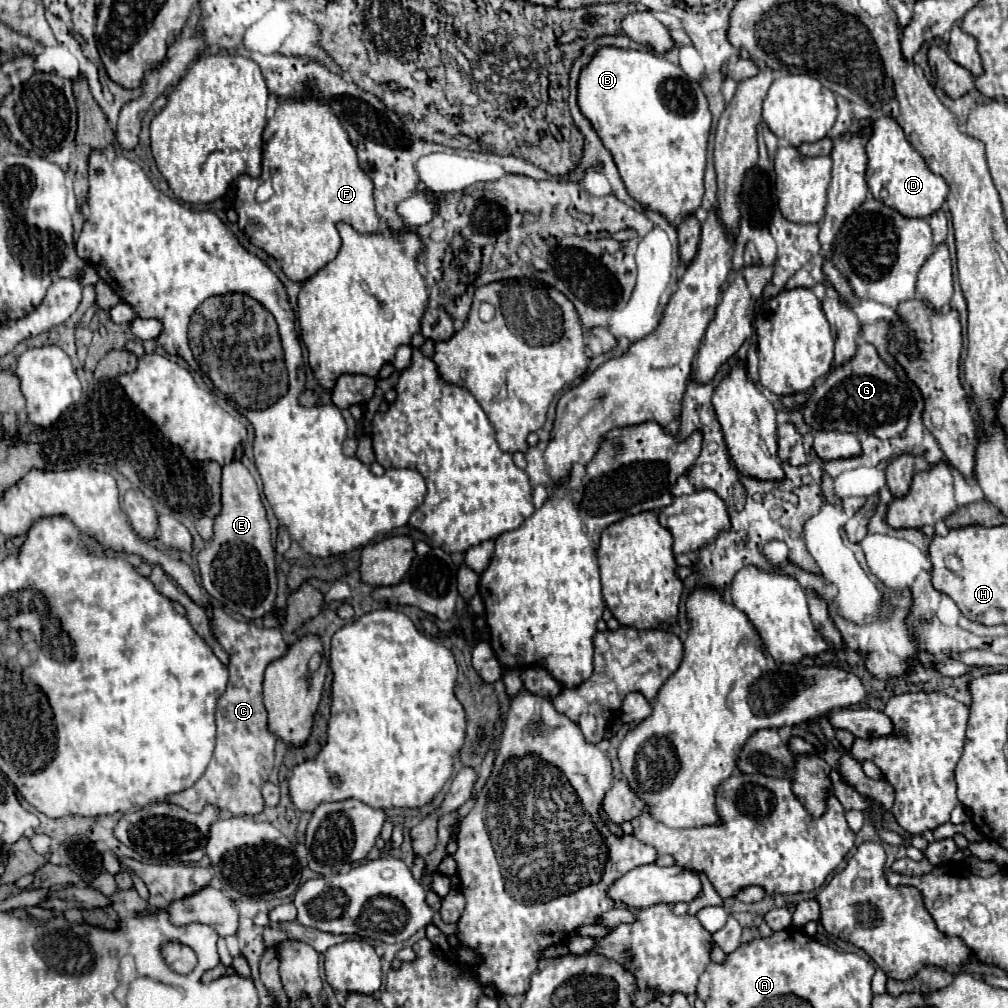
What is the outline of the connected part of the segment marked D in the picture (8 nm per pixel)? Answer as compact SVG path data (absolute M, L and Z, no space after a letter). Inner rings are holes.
M882 116L872 124L872 134L866 140L866 154L868 154L866 182L876 200L882 200L880 192L886 190L888 198L882 202L898 210L906 218L928 218L932 212L942 208L948 194L948 186L944 178L930 172L928 164L908 144L902 128L894 118Z

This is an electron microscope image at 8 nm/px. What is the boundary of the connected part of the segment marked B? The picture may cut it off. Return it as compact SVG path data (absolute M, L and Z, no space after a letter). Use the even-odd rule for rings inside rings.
M602 46L578 76L578 106L590 120L606 150L612 154L626 190L636 202L664 214L672 224L700 208L712 116L700 84L686 76L678 64L672 64L664 56L650 50Z

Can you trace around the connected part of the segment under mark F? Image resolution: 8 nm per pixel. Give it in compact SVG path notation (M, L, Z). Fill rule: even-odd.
M304 84L308 96L298 100L294 96L278 102L274 116L268 120L264 130L264 160L262 166L276 168L272 174L274 196L266 202L256 202L256 188L262 178L252 178L242 174L238 178L238 192L234 200L234 208L238 212L238 226L246 232L250 242L270 256L276 258L280 268L290 280L306 280L316 274L322 266L338 254L338 232L336 222L348 222L356 232L368 234L378 232L378 214L374 208L374 186L372 178L360 168L356 160L356 148L350 142L348 132L344 132L344 124L332 112L330 102L320 94L312 92L314 86Z

